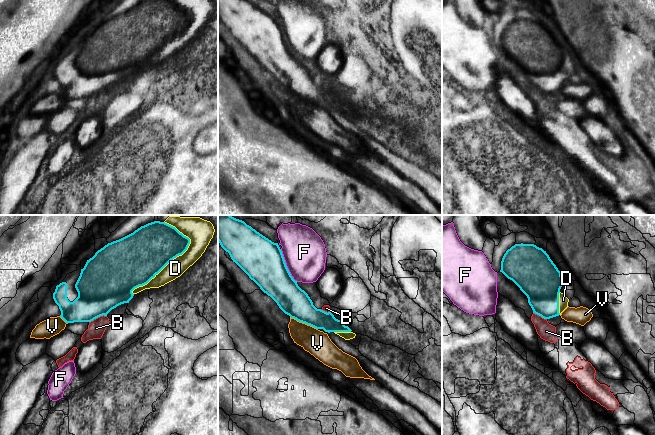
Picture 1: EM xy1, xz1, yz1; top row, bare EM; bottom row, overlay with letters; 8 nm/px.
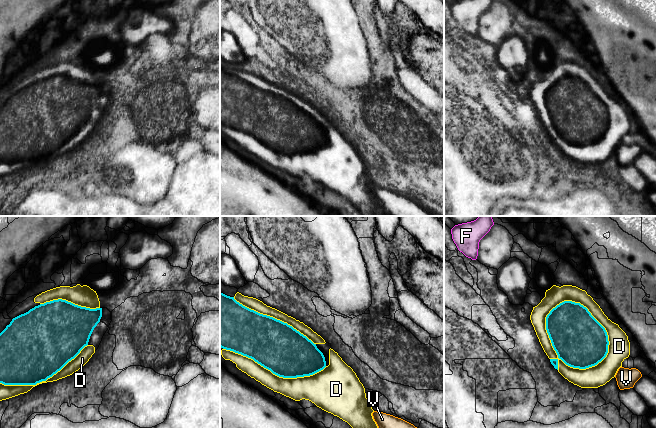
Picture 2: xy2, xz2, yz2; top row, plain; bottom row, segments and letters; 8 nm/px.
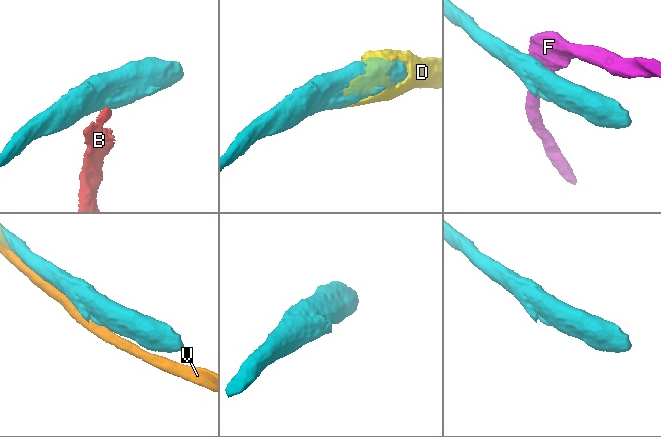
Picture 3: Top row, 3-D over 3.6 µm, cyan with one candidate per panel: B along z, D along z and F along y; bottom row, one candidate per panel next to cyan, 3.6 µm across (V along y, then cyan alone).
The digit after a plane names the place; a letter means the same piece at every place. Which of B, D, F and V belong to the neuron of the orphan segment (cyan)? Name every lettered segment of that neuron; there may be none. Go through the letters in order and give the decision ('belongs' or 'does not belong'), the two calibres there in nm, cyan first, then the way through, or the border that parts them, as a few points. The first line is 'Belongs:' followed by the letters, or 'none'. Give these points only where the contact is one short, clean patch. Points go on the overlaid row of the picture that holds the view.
Belongs: D
B: does not belong; calibres 400 and 140 nm; border xy1 (106, 315), (100, 315), (89, 322)
D: belongs; calibres 420 and 180 nm
F: does not belong; calibres 340 and 340 nm
V: does not belong; calibres 240 and 200 nm

